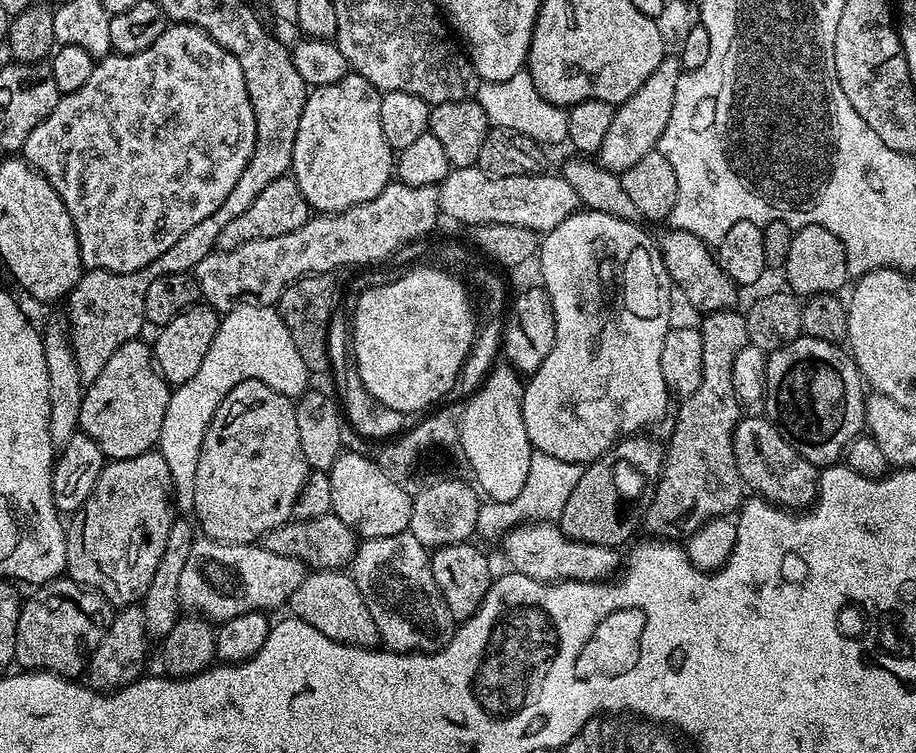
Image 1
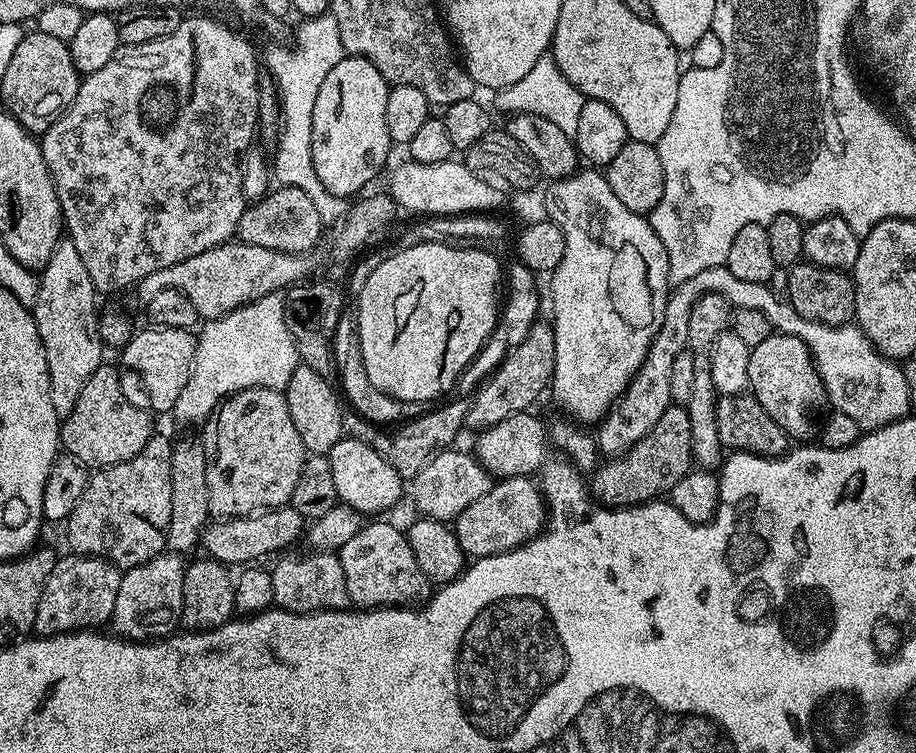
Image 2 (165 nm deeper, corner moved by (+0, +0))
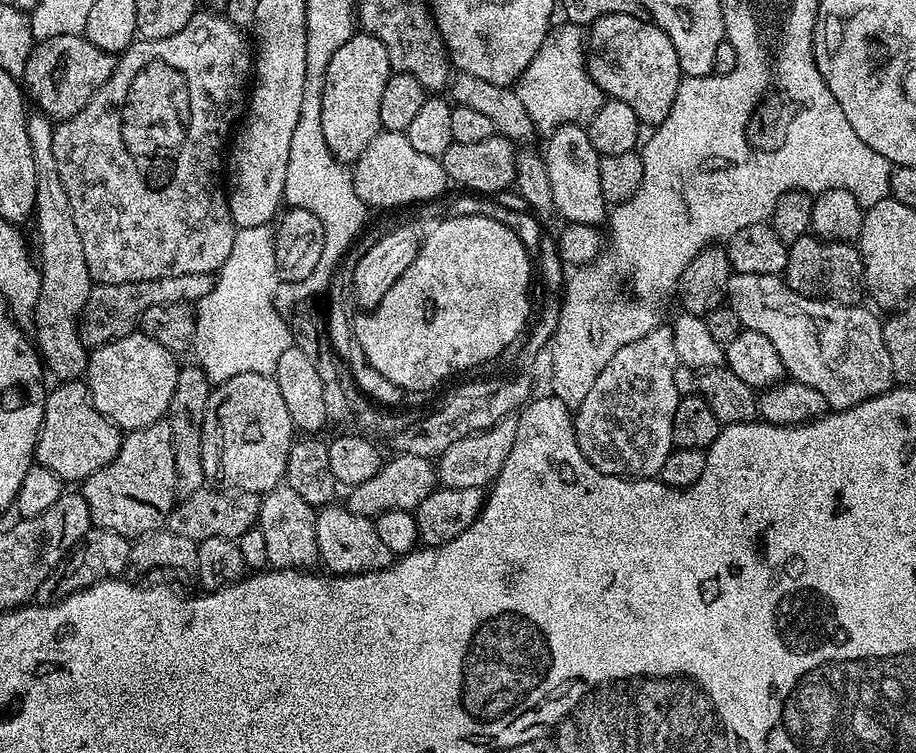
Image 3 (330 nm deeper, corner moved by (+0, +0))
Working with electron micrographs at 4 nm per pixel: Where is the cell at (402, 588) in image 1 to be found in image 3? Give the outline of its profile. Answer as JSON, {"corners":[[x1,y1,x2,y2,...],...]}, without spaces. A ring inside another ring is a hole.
{"corners":[[325,506,316,514,316,533,320,564,333,576,357,576,363,572,377,572,392,565,392,551,378,539,375,523,367,516,359,516,347,506]]}

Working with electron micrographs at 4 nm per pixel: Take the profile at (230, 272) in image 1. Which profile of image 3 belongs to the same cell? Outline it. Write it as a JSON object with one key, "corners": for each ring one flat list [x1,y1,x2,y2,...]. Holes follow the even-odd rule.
{"corners":[[178,274,178,278,158,278,150,282,134,282,133,284,98,284,93,286,88,295,88,301,84,307,84,313,80,315,80,336,83,337,89,349,99,348,102,344,109,344,111,340,117,340,123,336,129,336,137,331,140,315,150,306,162,306,163,304,190,304,210,294,214,280,209,274]]}

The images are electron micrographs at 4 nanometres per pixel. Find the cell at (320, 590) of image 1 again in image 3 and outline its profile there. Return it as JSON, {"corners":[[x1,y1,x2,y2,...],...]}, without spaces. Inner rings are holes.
{"corners":[[284,482,260,496,258,526,266,537,266,558,273,569,312,570,320,564,316,514,317,509,313,508,310,502,302,499,295,490,290,490]]}

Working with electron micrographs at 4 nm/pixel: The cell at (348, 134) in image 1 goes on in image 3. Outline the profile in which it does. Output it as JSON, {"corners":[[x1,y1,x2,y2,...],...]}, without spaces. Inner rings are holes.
{"corners":[[353,34,350,42,341,46,338,54,330,58,322,90,322,134,326,134,326,146,330,146,341,162,355,162,364,153,366,146,370,146,370,142,380,135,382,129,378,118,378,102,382,102,382,90,386,90,386,82,392,73,386,46,382,46,378,38,367,34]]}

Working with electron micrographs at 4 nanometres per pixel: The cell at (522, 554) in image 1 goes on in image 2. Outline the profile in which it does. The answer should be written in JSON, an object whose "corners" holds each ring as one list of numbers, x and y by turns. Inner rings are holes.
{"corners":[[506,476,497,479,492,488,478,502,470,502,462,514,458,514,454,521,454,531,458,542,462,546,465,557,479,558,509,552,511,548,522,546,527,540,533,540,544,530,546,523,546,501,535,479,528,476]]}

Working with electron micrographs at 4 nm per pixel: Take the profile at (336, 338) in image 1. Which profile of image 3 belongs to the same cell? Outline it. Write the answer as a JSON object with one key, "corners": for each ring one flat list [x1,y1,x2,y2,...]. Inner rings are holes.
{"corners":[[353,247,344,257,340,267,336,269,335,276,332,277,332,283,326,293,327,299,329,298,328,304,326,303,328,337,341,365,346,369,347,375,351,376,352,383,359,390,361,396,368,397,373,404,385,410,392,410,397,407,395,404,400,404,406,399,406,393,397,384,390,382,390,378,385,378,378,370,374,370,374,366,370,366,366,354,362,354,362,346,358,346,356,330,350,316,348,320,348,300,350,304,352,296,352,267,360,261,363,253,363,247]]}

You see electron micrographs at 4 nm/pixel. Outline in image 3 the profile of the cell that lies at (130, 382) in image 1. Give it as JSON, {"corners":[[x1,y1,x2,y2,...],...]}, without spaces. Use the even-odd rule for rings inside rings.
{"corners":[[83,379,66,380,55,385,57,388,44,397,42,430,36,443,35,463,54,470,65,482,83,482,94,470,102,470,120,449,122,430,113,420,108,420,94,406]]}

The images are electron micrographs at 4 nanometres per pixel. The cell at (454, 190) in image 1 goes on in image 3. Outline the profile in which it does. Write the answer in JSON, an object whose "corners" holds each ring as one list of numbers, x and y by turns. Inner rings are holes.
{"corners":[[381,131,376,136,370,146,354,162,354,190,358,190,358,198,367,204,369,209,376,208,400,208,403,204,416,204,419,200,432,200,435,196,440,196,444,192,444,187,449,187,450,181,448,175,444,172,444,167,440,165,439,159,435,156,418,154,414,146,410,146,407,135,402,132]]}

